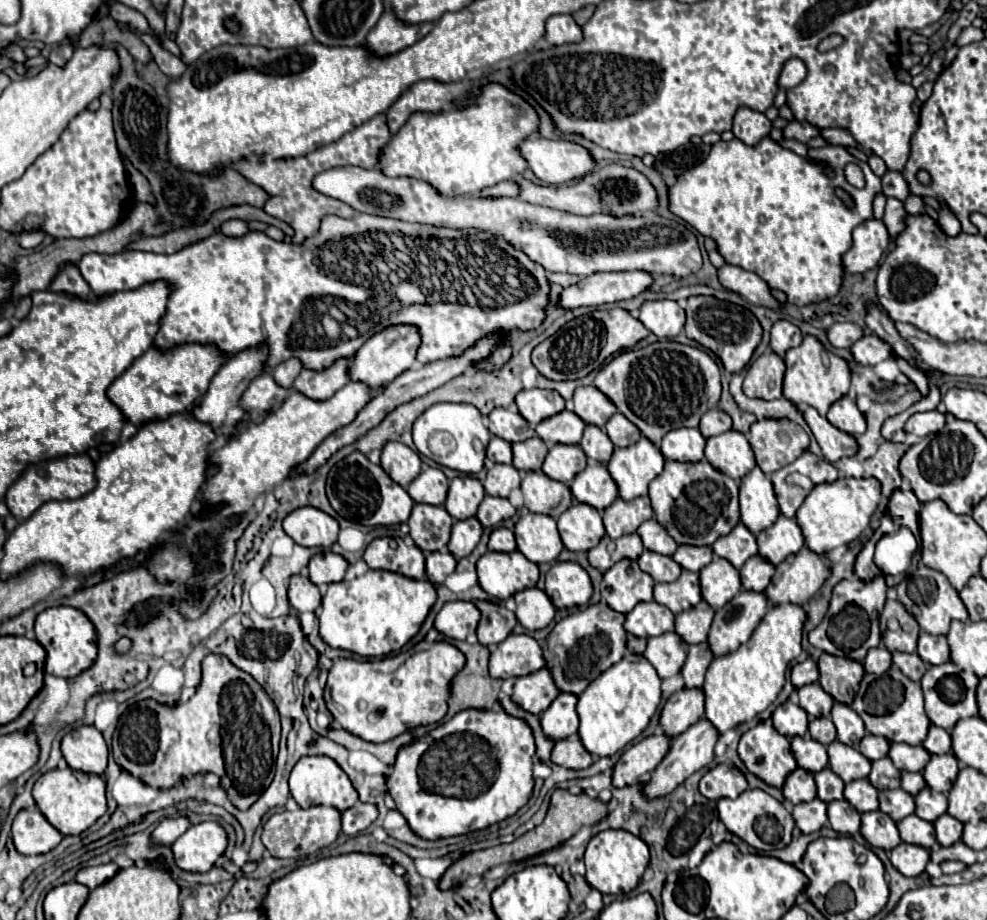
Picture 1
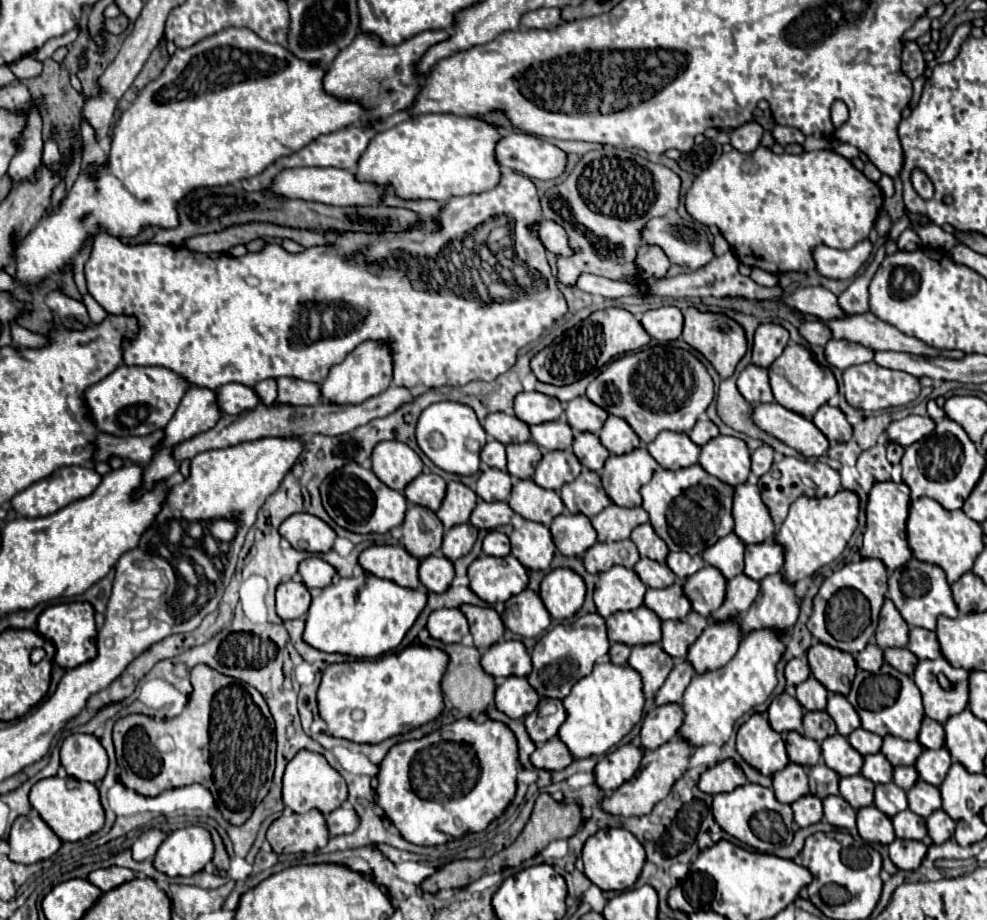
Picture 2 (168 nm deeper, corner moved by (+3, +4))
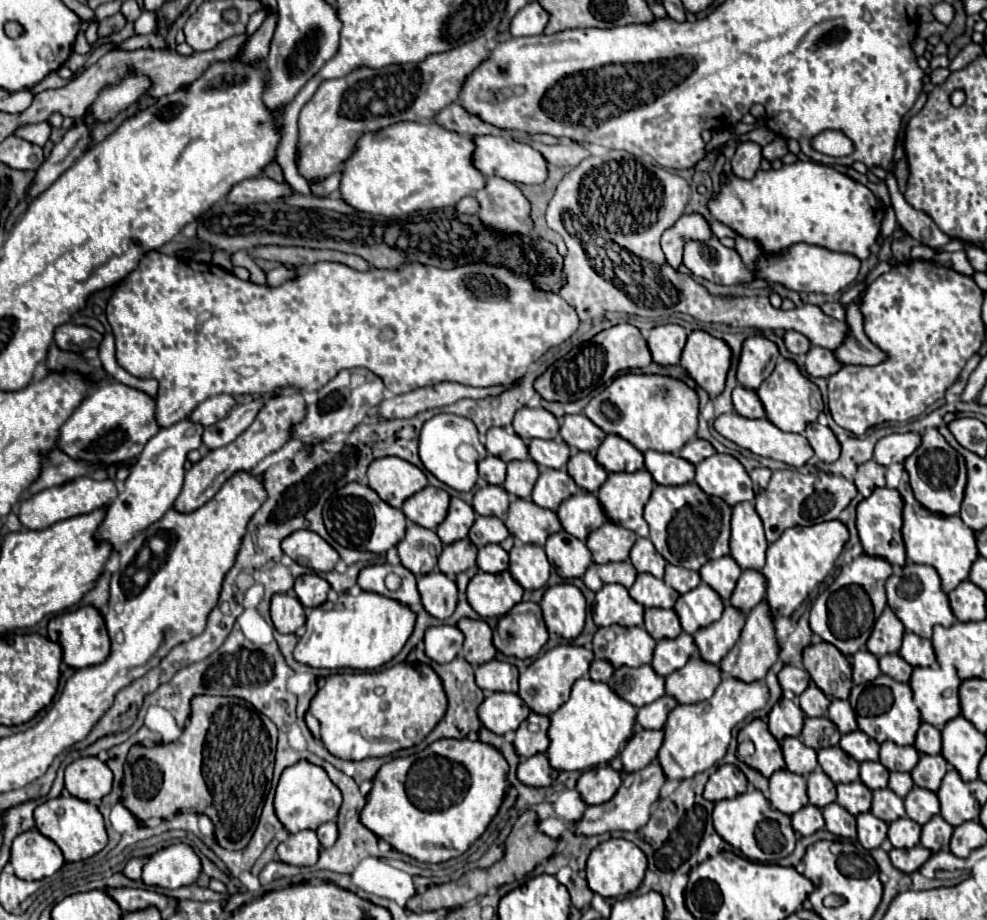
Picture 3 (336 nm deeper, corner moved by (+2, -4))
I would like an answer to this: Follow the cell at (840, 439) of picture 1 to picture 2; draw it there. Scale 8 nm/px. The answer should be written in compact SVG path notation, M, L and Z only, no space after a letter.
M779 403L755 405L751 409L751 417L761 431L793 447L803 457L821 457L829 447L825 435L809 419L787 411Z

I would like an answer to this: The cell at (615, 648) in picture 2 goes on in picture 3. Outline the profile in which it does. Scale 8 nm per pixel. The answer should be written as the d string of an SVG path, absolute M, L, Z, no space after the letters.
M594 659L594 663L590 665L590 677L594 681L608 681L614 671L616 671L614 665L606 659Z

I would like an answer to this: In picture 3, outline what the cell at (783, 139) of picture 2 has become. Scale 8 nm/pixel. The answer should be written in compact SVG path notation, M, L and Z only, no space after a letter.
M776 137L772 143L764 145L764 149L762 149L762 155L764 155L768 161L772 161L772 159L782 159L786 153L788 153L788 141L786 141L784 137Z

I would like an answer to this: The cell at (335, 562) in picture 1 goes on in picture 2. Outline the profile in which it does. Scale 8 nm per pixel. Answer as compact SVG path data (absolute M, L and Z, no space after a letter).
M309 557L299 563L299 575L307 589L321 589L333 581L335 569L319 557Z

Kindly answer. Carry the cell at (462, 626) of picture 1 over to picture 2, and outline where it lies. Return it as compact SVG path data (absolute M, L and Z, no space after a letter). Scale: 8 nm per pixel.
M437 609L427 619L427 631L441 643L459 643L469 633L469 625L459 609Z

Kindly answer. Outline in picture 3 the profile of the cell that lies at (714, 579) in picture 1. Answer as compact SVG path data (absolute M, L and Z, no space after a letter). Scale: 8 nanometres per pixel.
M700 583L696 589L680 595L674 609L680 617L682 629L686 633L696 633L698 629L720 619L724 603L710 585Z

